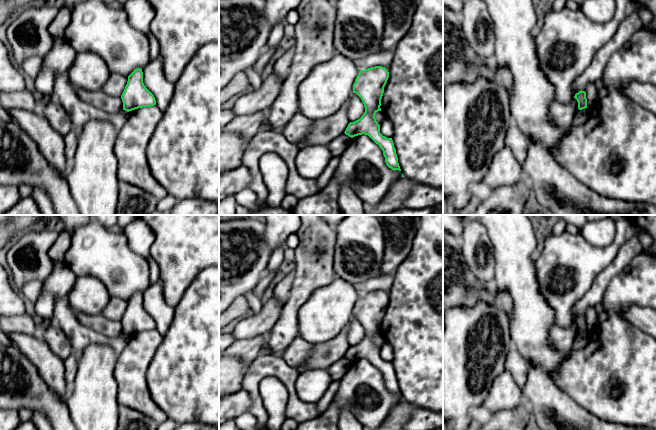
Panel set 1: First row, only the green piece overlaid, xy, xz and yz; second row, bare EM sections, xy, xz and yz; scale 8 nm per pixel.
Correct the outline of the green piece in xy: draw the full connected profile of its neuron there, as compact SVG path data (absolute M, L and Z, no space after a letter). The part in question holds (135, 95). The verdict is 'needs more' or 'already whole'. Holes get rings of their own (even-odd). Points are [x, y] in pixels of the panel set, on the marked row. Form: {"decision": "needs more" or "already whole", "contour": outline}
{"decision": "already whole", "contour": "M141 68L135 69L128 76L128 81L121 95L121 99L123 110L127 112L156 105L154 95L143 83L143 72Z"}

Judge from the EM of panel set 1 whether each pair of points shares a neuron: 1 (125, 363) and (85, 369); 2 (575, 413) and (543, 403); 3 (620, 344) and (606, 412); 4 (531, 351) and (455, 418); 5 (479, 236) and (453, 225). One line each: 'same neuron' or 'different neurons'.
1: different neurons
2: same neuron
3: same neuron
4: different neurons
5: different neurons

